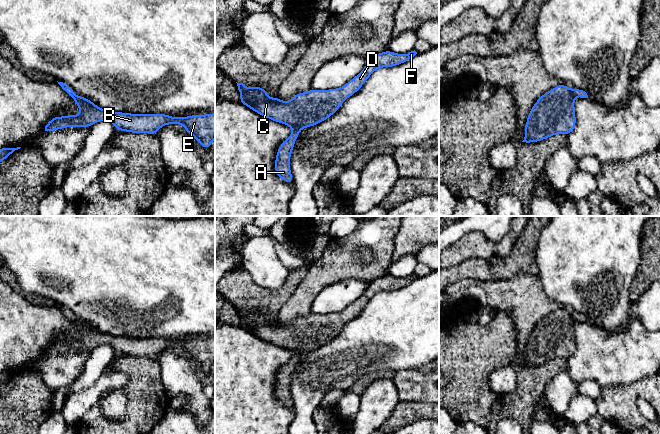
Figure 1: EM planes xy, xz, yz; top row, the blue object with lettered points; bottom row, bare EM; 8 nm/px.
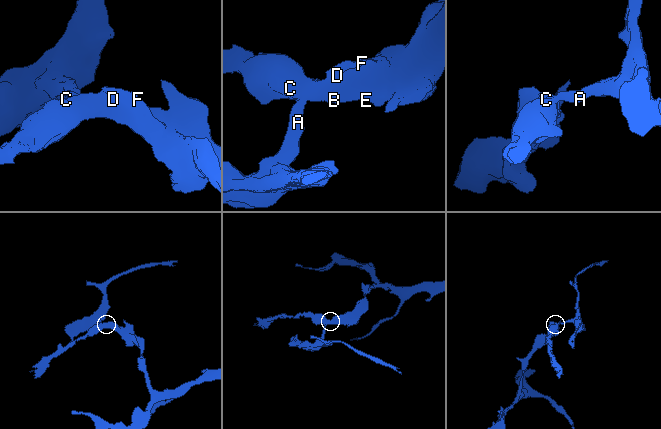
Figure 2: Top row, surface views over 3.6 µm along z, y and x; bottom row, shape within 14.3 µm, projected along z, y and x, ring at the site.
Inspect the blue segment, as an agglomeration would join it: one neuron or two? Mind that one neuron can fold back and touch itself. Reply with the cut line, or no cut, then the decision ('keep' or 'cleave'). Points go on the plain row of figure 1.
cut xz (292, 351), (300, 353); cleave

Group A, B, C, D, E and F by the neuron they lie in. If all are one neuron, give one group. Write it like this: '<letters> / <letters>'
A / B C D E F

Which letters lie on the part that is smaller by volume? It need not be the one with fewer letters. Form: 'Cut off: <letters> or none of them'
Cut off: A

